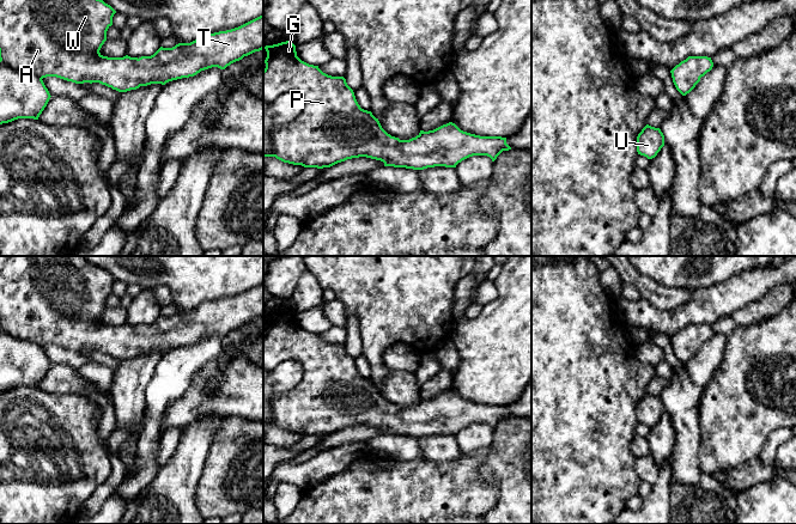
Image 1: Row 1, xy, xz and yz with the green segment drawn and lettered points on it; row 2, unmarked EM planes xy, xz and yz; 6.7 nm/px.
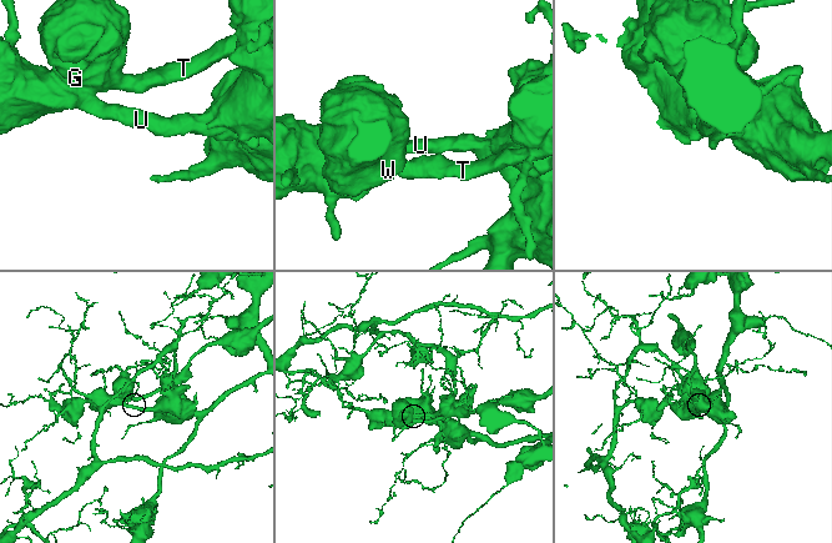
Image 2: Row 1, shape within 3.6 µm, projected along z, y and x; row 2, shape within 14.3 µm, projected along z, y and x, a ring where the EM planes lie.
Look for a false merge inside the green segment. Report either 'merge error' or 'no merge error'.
merge error

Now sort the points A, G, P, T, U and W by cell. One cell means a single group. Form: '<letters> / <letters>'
A G P U W / T

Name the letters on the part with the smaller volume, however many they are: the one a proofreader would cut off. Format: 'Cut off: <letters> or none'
Cut off: T

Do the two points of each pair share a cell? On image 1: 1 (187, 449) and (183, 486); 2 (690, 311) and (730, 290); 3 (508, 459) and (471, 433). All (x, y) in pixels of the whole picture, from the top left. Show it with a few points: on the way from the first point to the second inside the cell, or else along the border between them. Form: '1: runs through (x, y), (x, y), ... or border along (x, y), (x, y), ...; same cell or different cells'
1: runs through (187, 458), (183, 476); same cell
2: runs through (699, 310), (721, 299); same cell
3: border along (493, 430), (493, 440), (490, 446); different cells

